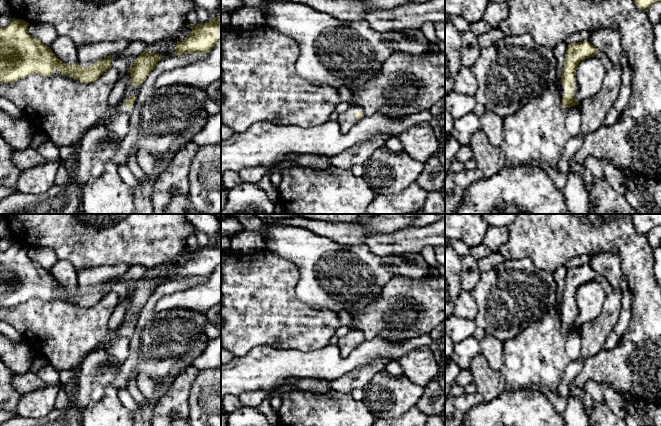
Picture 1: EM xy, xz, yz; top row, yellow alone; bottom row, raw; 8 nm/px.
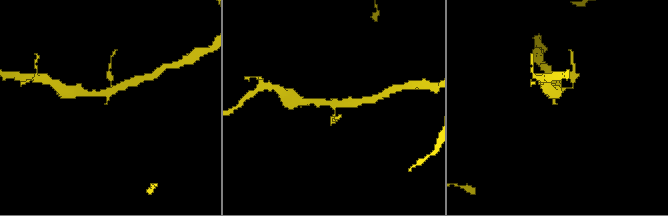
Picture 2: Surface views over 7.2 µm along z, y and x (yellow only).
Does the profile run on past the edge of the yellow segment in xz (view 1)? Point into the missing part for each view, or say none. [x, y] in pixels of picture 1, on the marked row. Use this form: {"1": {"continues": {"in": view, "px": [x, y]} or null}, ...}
{"1": {"continues": {"in": "xz", "px": [347, 119]}}}

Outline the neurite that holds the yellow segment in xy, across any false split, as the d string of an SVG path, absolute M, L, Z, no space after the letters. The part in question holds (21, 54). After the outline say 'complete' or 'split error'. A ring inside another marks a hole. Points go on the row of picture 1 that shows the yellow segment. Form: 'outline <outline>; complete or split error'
outline M14 18L9 25L0 28L0 84L13 83L31 74L50 77L56 68L79 82L91 83L112 67L111 59L115 54L86 68L61 61L49 46L29 34L28 25Z; complete

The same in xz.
outline M350 106L345 112L340 113L337 118L343 133L349 131L352 126L365 116L364 110L358 106Z; split error

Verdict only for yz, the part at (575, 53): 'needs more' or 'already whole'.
needs more

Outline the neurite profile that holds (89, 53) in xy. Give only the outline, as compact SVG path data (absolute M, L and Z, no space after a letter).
M102 41L95 43L77 44L78 64L86 68L107 56L122 52L130 41Z

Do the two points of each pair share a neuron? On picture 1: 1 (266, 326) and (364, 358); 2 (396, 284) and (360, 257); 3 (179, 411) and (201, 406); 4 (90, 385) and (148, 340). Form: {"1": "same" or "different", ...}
{"1": "different", "2": "different", "3": "different", "4": "same"}

